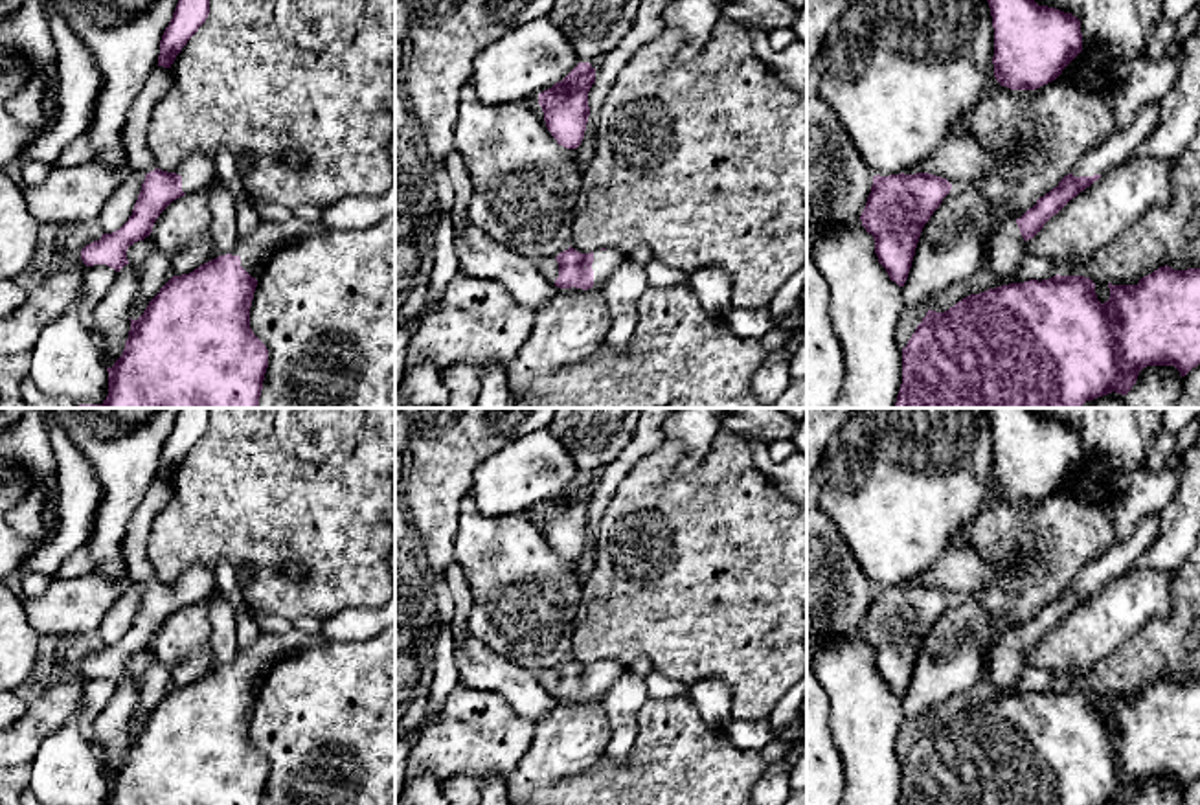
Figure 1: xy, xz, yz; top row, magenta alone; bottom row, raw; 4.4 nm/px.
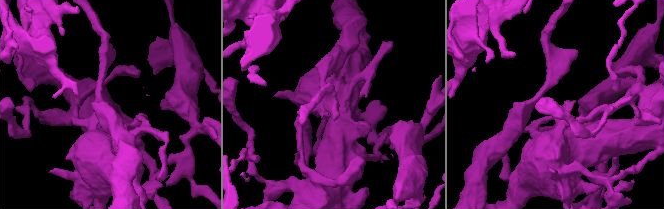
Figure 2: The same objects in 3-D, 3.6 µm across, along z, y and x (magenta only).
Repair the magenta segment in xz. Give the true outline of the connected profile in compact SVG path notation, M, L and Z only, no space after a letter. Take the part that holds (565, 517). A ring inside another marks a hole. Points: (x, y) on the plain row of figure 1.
M579 474L562 493L538 505L546 539L566 561L577 561L584 550L590 527L588 504L594 494L595 480Z

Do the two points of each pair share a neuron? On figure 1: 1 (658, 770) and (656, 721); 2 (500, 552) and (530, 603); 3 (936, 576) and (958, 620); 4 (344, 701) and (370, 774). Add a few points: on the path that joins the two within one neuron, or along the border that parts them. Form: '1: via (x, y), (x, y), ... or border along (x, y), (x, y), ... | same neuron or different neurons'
1: via (658, 758), (658, 734) | same neuron
2: via (509, 565), (522, 590) | same neuron
3: border along (973, 592), (952, 598) | different neurons
4: via (344, 719), (370, 747), (370, 756) | same neuron

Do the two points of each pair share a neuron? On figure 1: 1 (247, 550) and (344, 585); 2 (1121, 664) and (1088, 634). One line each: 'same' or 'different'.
1: same
2: different

